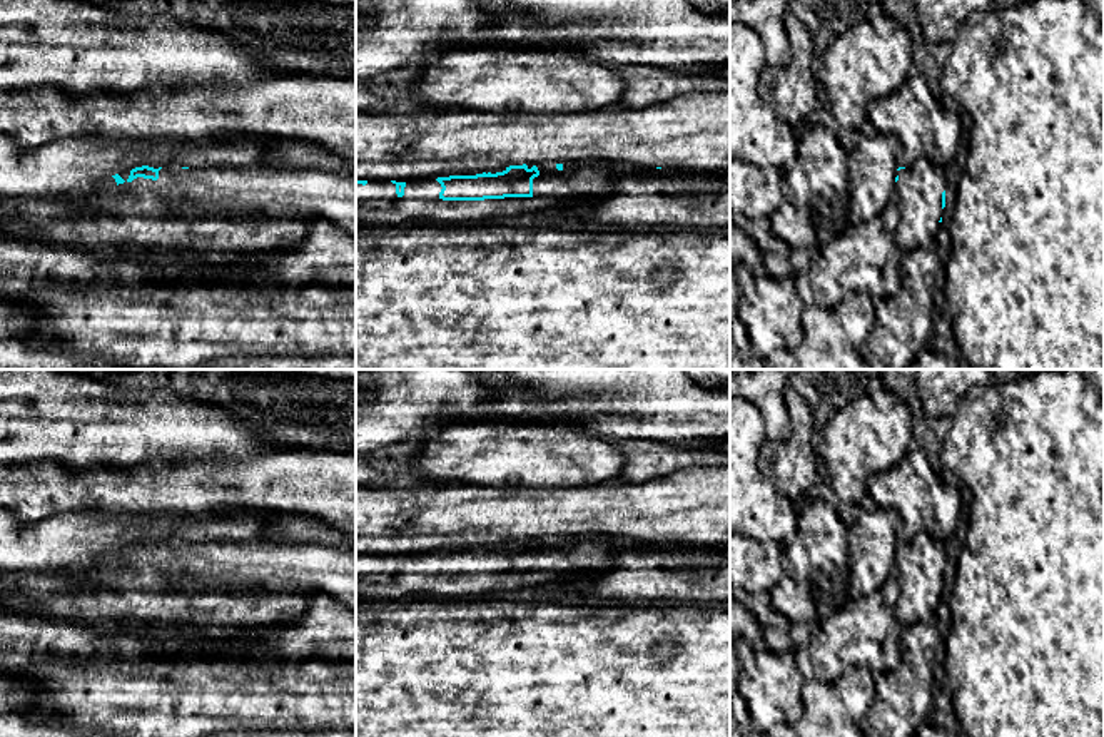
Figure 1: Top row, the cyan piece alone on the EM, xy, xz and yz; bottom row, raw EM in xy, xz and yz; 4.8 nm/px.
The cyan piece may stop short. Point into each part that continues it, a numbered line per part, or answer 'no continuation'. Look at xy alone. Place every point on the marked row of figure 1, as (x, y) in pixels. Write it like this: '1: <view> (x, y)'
1: xy (234, 211)

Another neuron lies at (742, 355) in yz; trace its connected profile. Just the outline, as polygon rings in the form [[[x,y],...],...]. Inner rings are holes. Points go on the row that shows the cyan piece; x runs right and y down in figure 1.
[[[737,314],[730,316],[730,369],[767,369]]]

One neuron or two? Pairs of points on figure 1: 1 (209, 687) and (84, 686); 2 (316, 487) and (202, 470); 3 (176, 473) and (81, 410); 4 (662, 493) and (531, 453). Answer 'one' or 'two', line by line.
1: one
2: one
3: two
4: two

